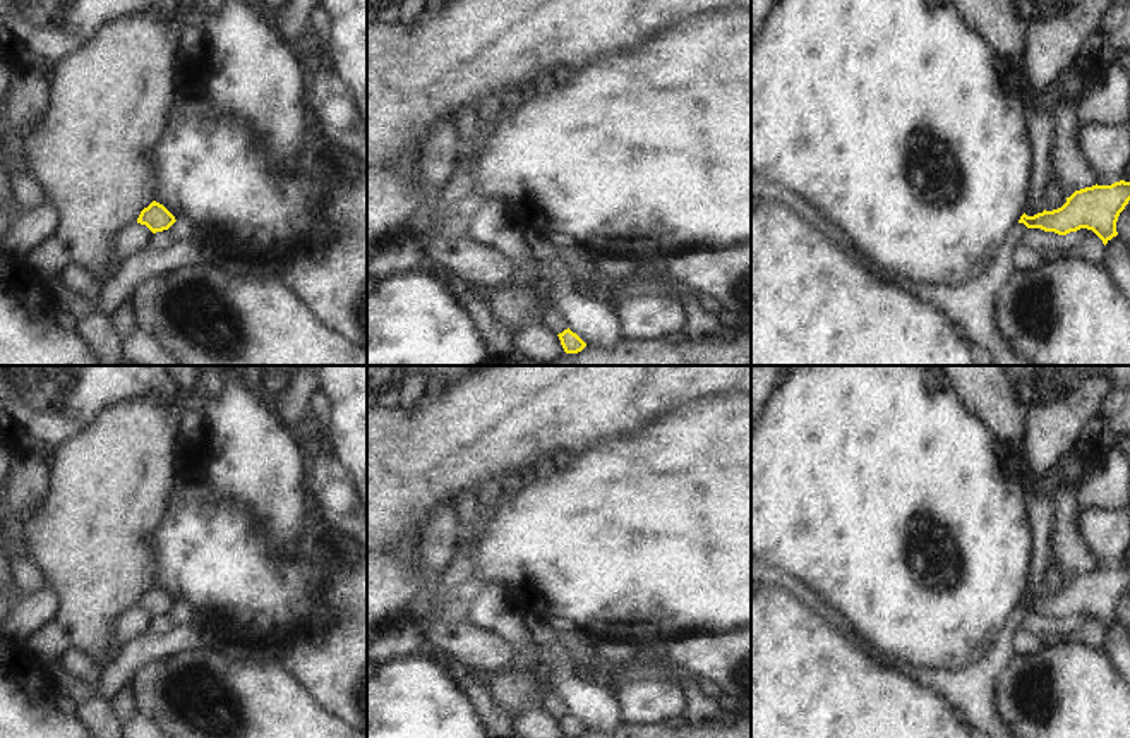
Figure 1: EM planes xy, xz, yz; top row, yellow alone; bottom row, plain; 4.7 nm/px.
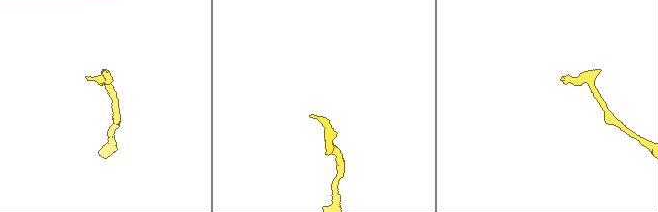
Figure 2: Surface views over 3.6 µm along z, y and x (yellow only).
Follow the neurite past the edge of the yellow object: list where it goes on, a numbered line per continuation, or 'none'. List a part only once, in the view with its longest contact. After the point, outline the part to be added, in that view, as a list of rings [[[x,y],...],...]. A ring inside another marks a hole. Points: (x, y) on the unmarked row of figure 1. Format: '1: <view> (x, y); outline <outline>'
none

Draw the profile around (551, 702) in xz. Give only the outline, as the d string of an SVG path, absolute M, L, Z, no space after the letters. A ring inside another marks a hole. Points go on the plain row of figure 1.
M550 690L542 693L540 707L557 719L568 714L564 702Z

